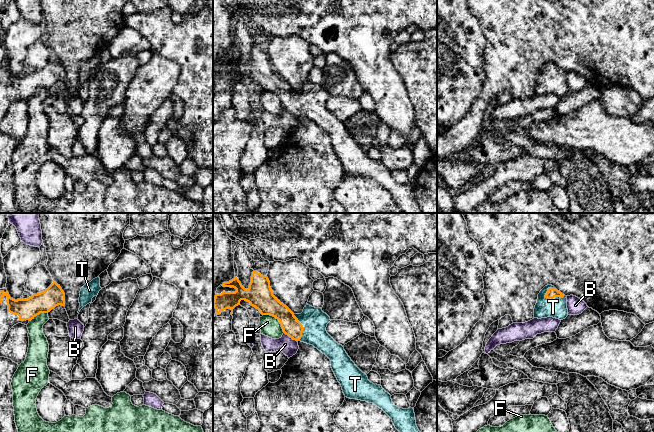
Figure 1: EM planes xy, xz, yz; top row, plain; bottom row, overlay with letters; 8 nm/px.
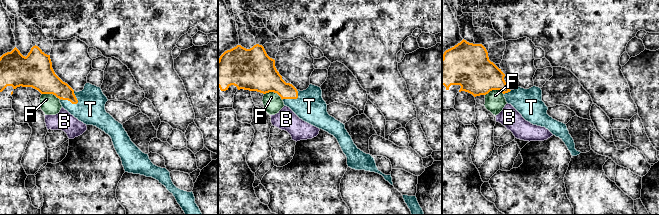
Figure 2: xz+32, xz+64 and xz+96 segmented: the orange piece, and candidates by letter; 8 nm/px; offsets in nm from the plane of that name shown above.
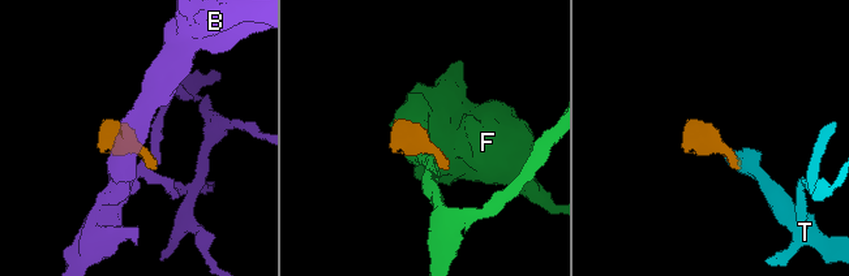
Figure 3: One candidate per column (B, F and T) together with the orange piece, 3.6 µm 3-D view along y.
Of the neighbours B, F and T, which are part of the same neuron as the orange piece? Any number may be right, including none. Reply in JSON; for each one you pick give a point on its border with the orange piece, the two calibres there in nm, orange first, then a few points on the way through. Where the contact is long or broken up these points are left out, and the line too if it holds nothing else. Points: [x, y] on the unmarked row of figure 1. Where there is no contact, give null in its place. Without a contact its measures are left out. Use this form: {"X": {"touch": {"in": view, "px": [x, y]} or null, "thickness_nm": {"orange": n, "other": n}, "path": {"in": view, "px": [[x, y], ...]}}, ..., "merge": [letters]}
{"T": {"touch": {"in": "yz", "px": [554, 72]}, "thickness_nm": {"orange": 80, "other": 170}, "path": {"in": "yz", "px": [[552, 68], [554, 72], [556, 83]]}}, "merge": ["T"]}

